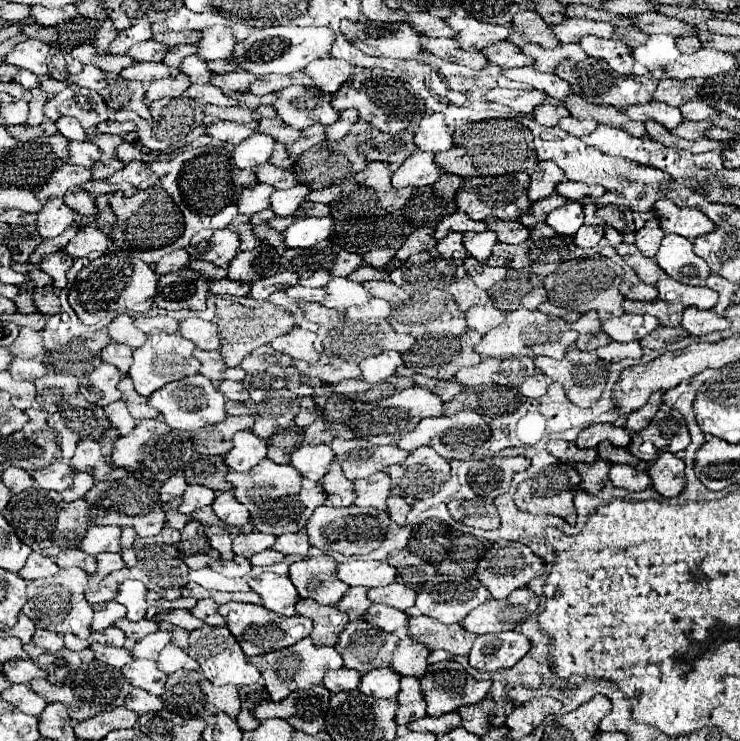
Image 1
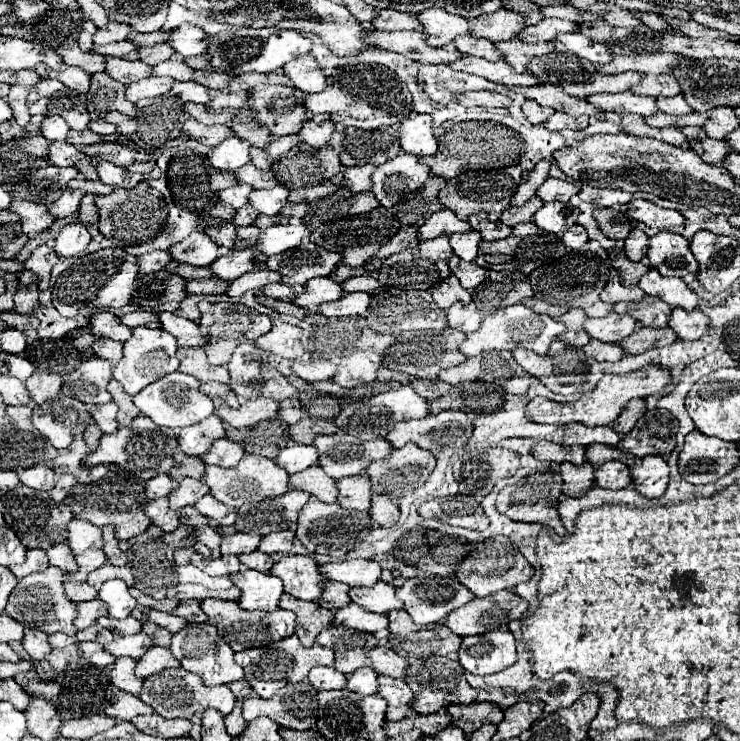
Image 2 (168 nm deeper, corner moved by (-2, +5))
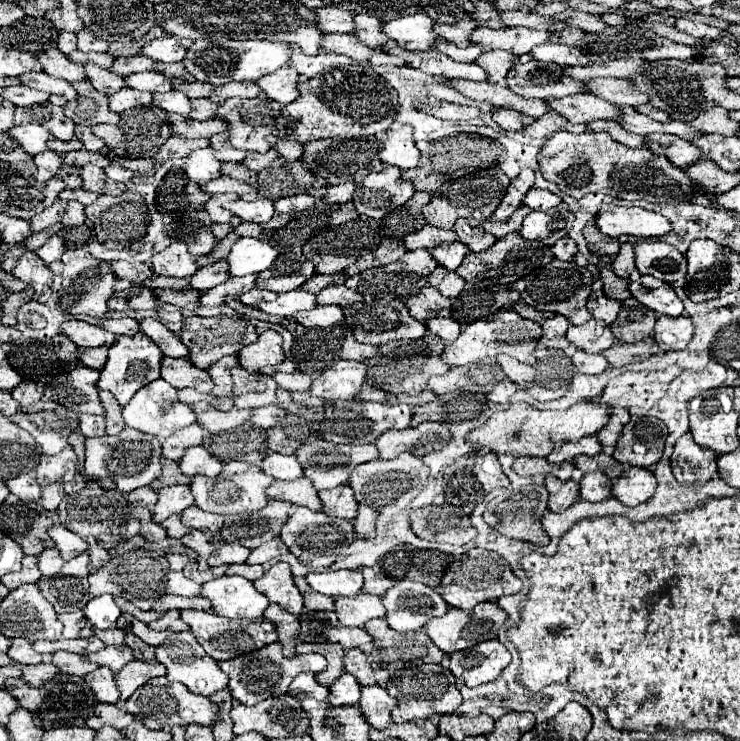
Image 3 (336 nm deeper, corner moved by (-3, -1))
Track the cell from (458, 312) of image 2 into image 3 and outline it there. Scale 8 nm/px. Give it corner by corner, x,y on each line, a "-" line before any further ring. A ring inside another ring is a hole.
429,318
425,322
425,326
431,334
435,334
441,340
447,340
447,342
453,342
459,336
459,330
461,330
461,324
455,322
453,318

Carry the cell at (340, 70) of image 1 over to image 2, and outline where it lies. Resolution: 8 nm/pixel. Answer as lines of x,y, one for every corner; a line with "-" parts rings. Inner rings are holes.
306,54
298,60
292,60
290,64
286,64
284,74
290,76
290,84
302,92
322,92
328,86
328,76
324,74
324,70
320,68
318,60
312,54

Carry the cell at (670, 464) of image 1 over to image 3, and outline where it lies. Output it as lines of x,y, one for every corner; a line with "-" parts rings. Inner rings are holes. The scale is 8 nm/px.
631,466
617,478
613,480
611,494
623,504
623,506
637,506
643,504
651,498
655,492
655,476
647,468
637,468

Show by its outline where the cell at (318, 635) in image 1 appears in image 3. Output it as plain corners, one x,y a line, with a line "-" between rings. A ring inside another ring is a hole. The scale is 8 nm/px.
269,604
267,612
263,614
265,620
275,624
279,644
283,646
283,656
291,658
295,654
295,644
297,644
297,634
299,634
299,618
293,614
287,614
281,606

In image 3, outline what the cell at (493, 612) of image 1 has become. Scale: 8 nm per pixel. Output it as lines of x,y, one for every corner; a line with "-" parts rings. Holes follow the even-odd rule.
485,602
485,604
475,606
473,610
455,610
455,608
451,608
443,616
427,620
423,624
423,630
441,652
453,654
457,650
467,650
467,648
471,648
479,642
497,638
497,630
505,624
505,620
507,620
505,610
501,610
495,602

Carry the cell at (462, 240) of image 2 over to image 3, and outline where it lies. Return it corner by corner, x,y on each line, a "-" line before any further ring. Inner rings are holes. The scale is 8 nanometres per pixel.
445,242
431,250
431,256
447,270
455,270
463,262
465,254
467,254
467,246
463,246
461,242
453,242
453,244

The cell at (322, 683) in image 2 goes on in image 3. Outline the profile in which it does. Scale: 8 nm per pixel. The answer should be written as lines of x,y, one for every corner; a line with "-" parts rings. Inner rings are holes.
299,674
291,686
289,686
289,694
297,696
299,700
311,696
315,700
327,700
327,688
321,686
319,682
315,682
315,674

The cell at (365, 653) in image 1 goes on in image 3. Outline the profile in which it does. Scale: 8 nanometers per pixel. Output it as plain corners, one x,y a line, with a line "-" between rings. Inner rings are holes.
323,642
323,644
295,644
295,652
301,654
301,652
319,652
327,658
327,668
323,672
317,674
317,682
323,684
323,686
331,686
331,682
335,682
335,678
339,678
339,674
343,674
343,654
345,650
339,646
339,644
329,644
329,642

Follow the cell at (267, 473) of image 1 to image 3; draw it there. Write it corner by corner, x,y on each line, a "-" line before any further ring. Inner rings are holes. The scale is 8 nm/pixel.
227,462
223,470
215,478
207,476
193,476
191,478
191,494
195,498
195,506
199,506
205,512
215,514
241,514
241,512
255,512
261,510
267,504
267,486
273,482
273,478
267,478
255,464
247,462

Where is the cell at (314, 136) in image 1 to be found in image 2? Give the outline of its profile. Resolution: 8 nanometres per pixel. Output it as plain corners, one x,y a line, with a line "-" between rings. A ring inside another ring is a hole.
290,134
290,136
278,136
276,140
272,140
270,144
268,144
268,148
266,148
266,152
270,154
270,156
274,156
274,158
278,158
278,156
282,156
282,154
286,154
290,148
294,148
294,146
298,146
302,140
300,140
300,136
298,134

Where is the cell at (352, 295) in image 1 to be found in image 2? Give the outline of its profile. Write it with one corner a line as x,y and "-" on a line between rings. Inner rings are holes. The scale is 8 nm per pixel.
330,276
318,278
318,280
308,280
306,282
306,292
292,298
294,304
304,306
304,308
318,308
324,302
334,302
340,300
344,294
344,288
340,282
334,282

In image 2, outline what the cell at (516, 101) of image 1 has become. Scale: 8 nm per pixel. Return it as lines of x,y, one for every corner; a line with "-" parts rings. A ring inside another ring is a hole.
490,90
474,92
472,100
476,106
504,106
504,108
508,108
512,104
512,100
508,96
498,94
498,92
490,92

